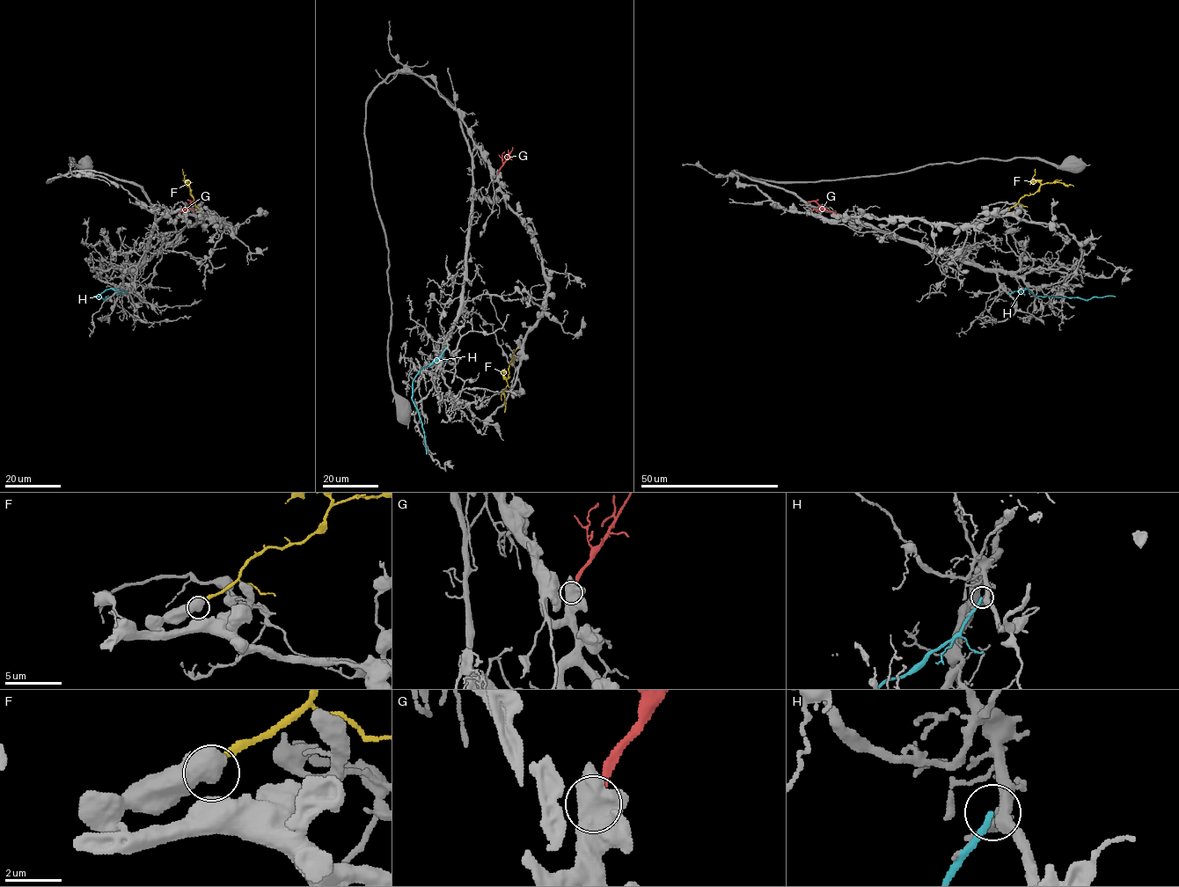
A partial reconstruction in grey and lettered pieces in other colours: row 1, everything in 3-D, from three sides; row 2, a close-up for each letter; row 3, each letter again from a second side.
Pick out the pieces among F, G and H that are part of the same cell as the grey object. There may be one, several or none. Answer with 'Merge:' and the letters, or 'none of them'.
Merge: none of them

